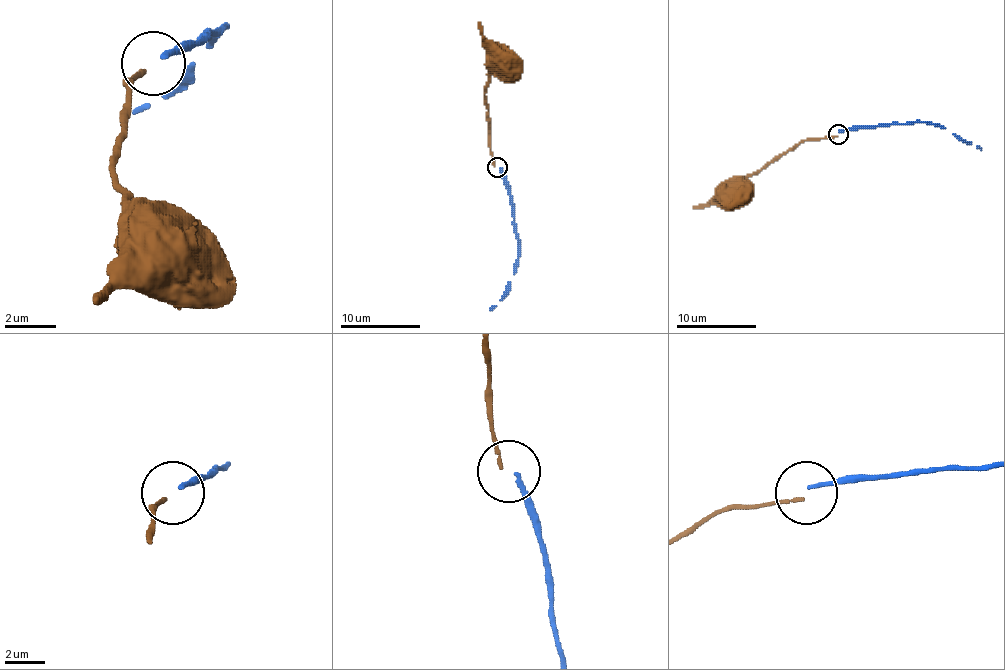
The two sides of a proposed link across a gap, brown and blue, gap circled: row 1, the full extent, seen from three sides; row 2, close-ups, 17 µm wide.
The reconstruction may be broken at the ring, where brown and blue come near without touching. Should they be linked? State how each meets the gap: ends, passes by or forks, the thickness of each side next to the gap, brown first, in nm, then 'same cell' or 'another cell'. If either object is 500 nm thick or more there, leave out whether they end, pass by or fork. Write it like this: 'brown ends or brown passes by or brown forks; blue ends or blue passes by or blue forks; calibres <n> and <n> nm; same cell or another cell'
brown ends; blue ends; calibres 150 and 220 nm; another cell

